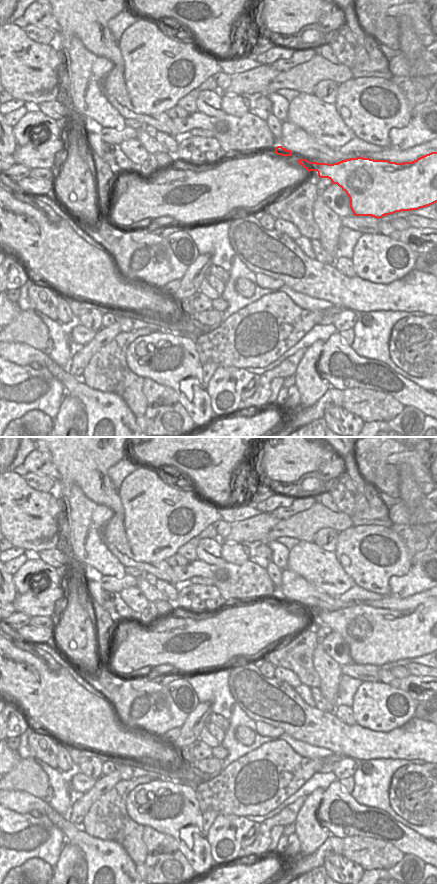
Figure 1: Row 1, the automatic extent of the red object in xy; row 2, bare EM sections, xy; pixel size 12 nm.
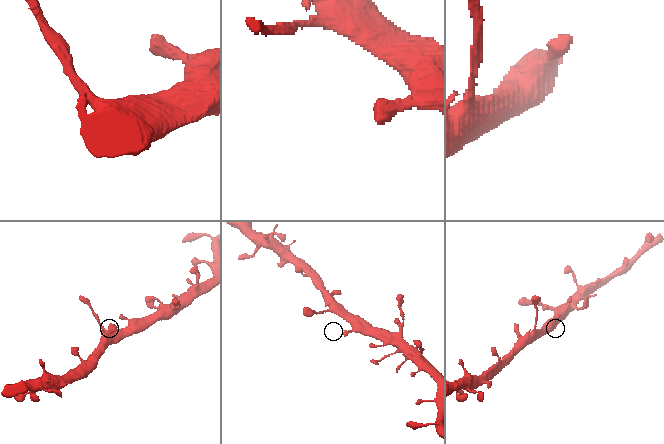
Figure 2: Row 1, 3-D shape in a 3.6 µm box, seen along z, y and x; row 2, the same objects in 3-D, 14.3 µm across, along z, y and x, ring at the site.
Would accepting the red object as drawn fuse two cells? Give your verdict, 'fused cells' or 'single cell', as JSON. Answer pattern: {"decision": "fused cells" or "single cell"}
{"decision": "single cell"}

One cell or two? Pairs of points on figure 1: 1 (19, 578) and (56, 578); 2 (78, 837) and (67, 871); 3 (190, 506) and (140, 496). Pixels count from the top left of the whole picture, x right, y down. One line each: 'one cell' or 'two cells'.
1: one cell
2: two cells
3: one cell

